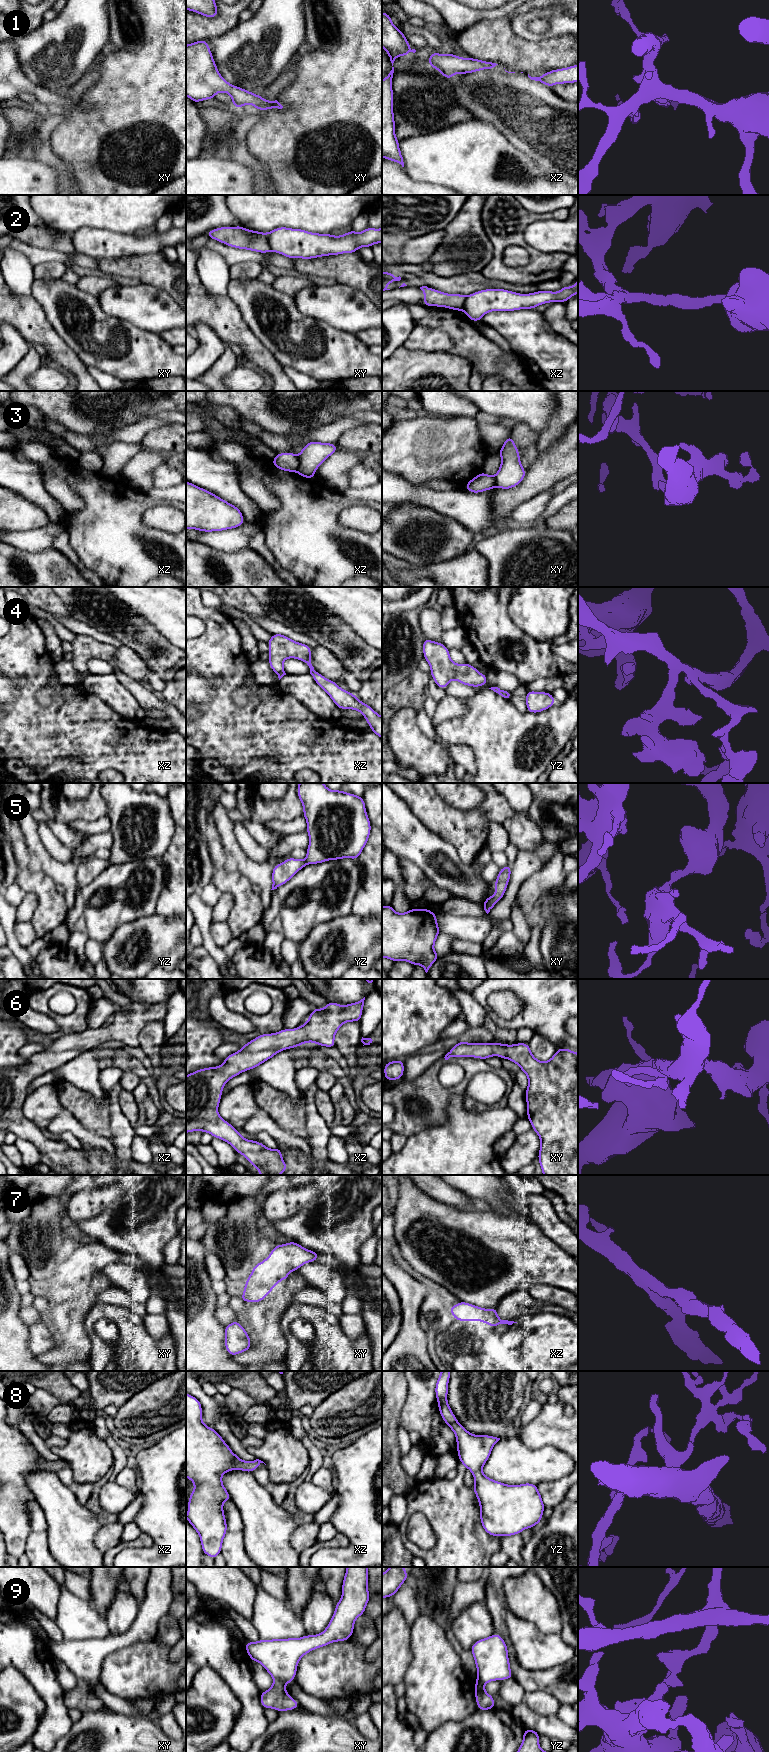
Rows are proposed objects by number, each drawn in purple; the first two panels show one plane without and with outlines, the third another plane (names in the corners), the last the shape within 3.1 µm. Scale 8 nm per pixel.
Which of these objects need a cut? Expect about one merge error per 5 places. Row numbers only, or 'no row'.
2, 3, 9

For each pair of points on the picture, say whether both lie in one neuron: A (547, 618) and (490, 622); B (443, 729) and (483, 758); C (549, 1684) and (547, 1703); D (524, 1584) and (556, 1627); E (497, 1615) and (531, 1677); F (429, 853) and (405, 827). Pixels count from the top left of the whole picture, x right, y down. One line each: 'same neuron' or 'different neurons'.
A: different neurons
B: same neuron
C: different neurons
D: same neuron
E: same neuron
F: same neuron

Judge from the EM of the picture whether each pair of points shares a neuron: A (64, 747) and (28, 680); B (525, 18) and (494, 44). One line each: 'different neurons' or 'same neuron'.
A: same neuron
B: different neurons

